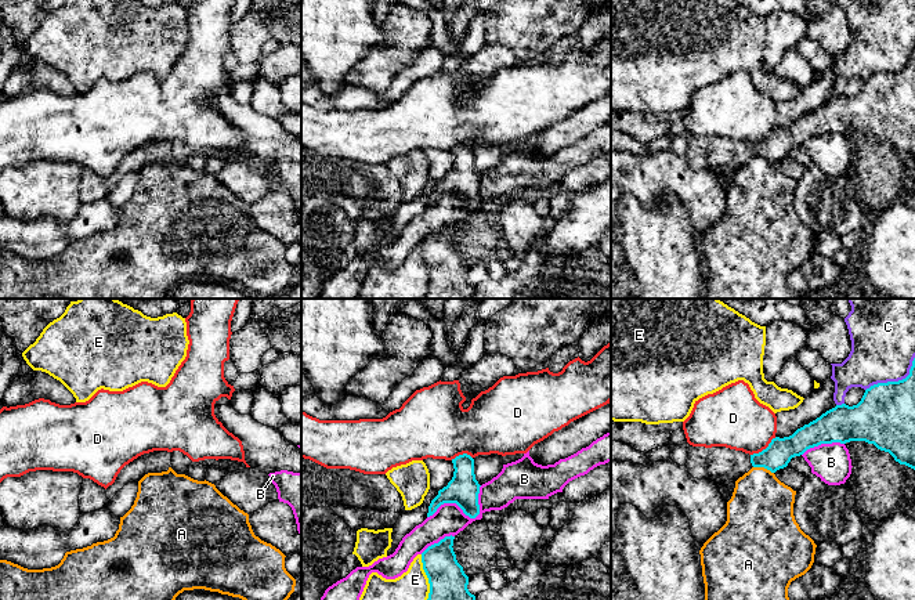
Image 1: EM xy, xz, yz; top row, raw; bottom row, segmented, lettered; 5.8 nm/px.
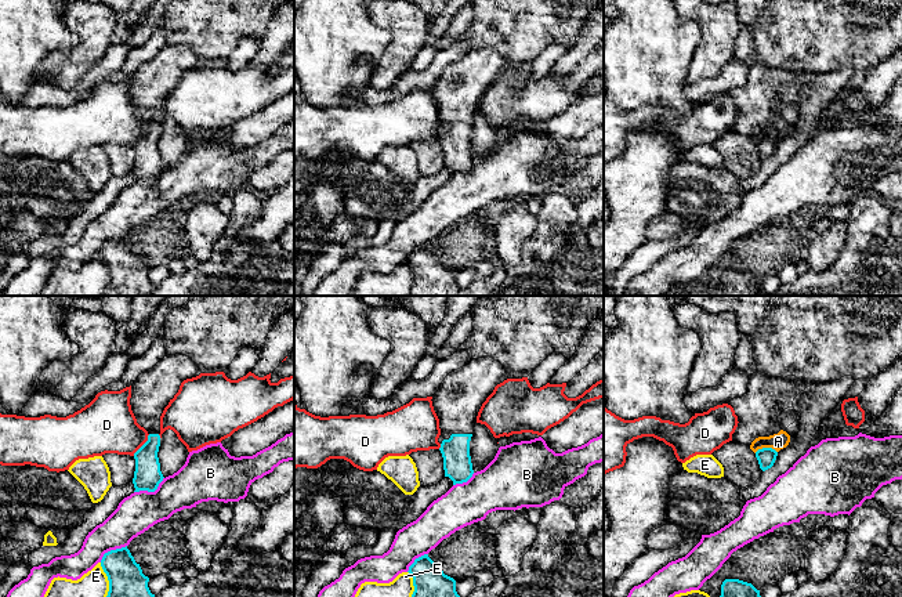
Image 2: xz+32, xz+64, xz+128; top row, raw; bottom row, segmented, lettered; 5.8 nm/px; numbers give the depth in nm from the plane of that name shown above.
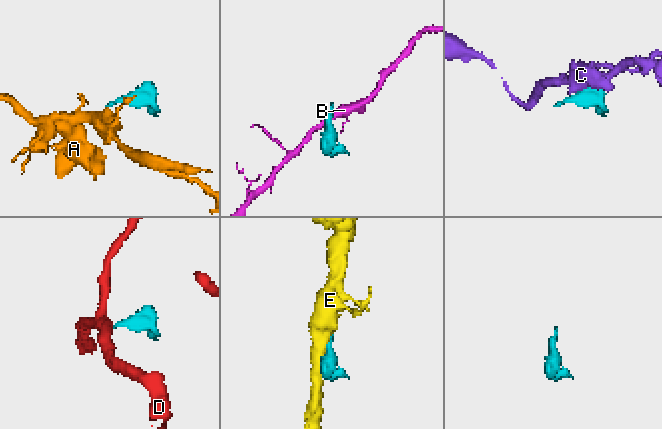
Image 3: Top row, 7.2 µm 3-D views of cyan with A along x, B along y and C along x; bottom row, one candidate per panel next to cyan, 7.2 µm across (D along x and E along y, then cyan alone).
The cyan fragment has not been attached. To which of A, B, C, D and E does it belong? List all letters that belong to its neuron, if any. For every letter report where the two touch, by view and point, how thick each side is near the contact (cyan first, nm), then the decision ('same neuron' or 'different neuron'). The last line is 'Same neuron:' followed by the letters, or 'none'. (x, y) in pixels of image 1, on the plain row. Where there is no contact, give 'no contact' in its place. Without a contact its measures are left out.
A: yz (763, 156) | 160/380 nm | different neuron
B: xz (466, 205) | 180/180 nm | different neuron
C: yz (894, 72) | 340/360 nm | different neuron
D: yz (763, 140) | 160/340 nm | different neuron
E: xz (429, 271) | 260/340 nm | different neuron
Same neuron: none

